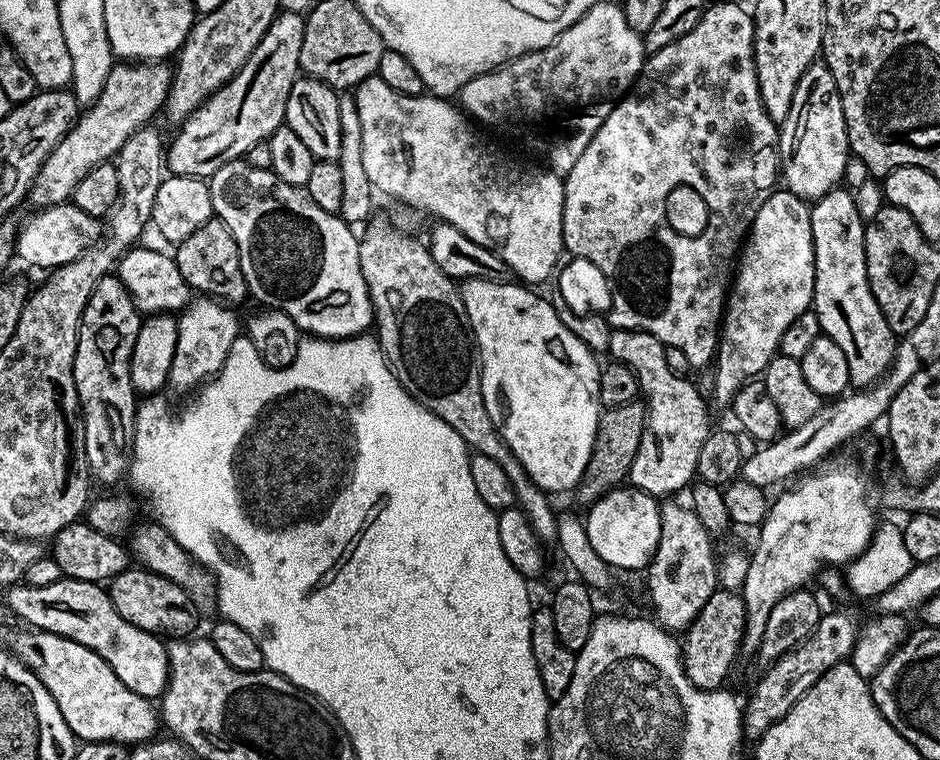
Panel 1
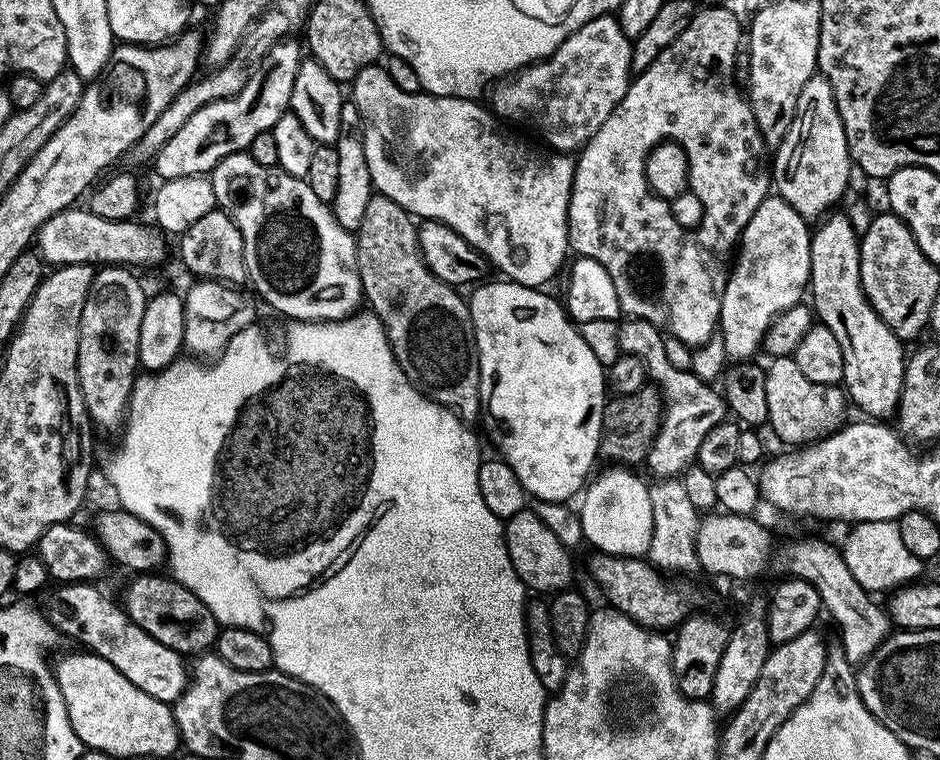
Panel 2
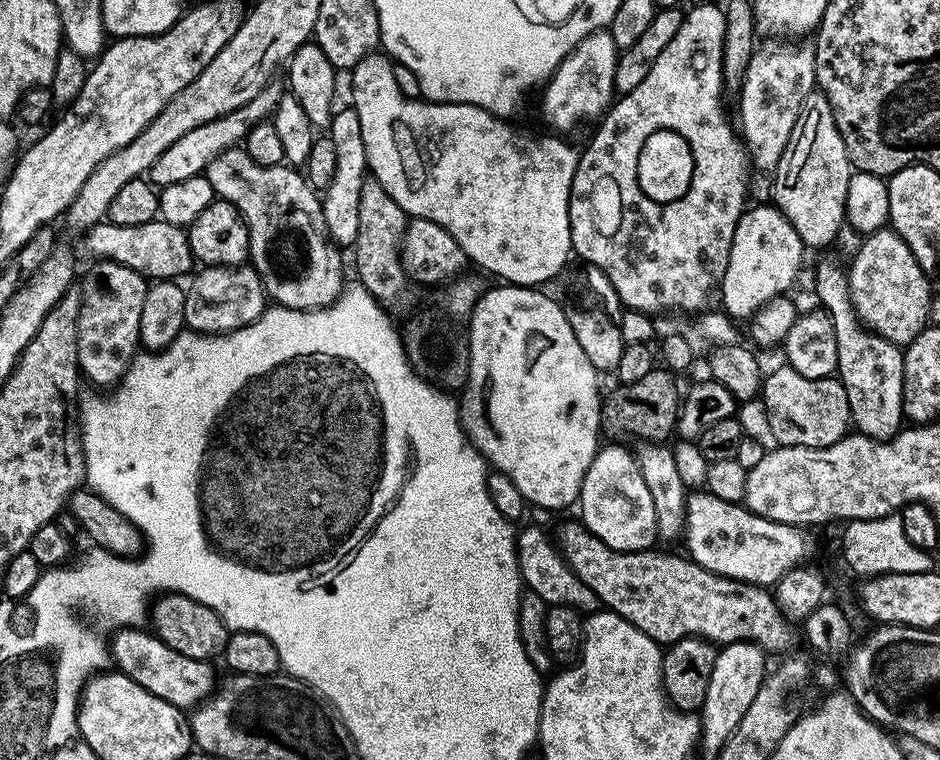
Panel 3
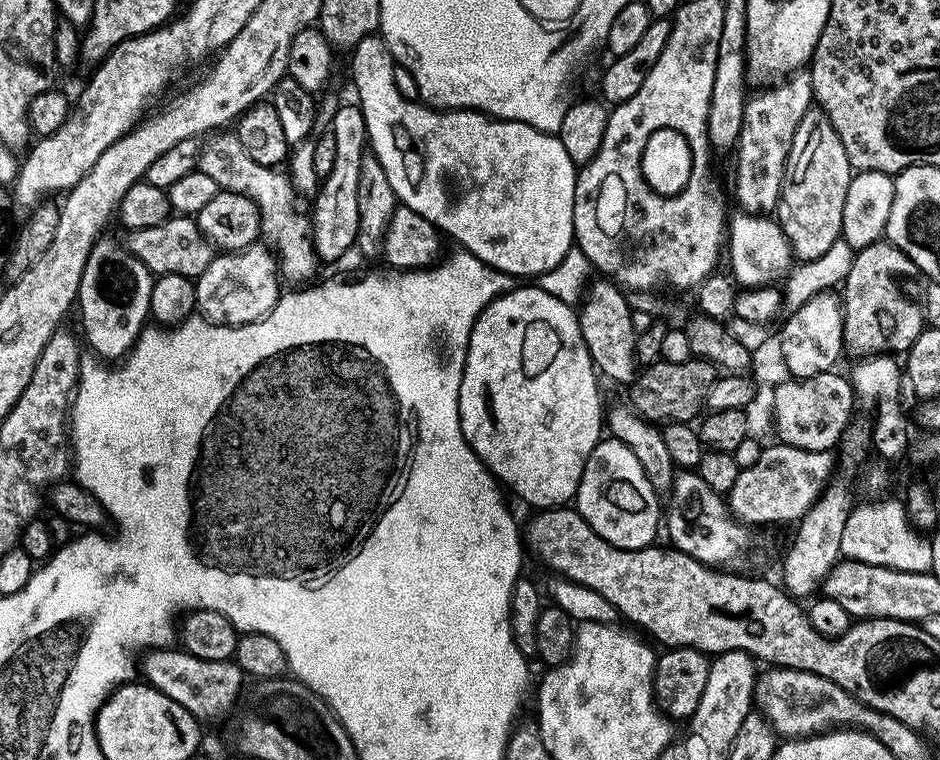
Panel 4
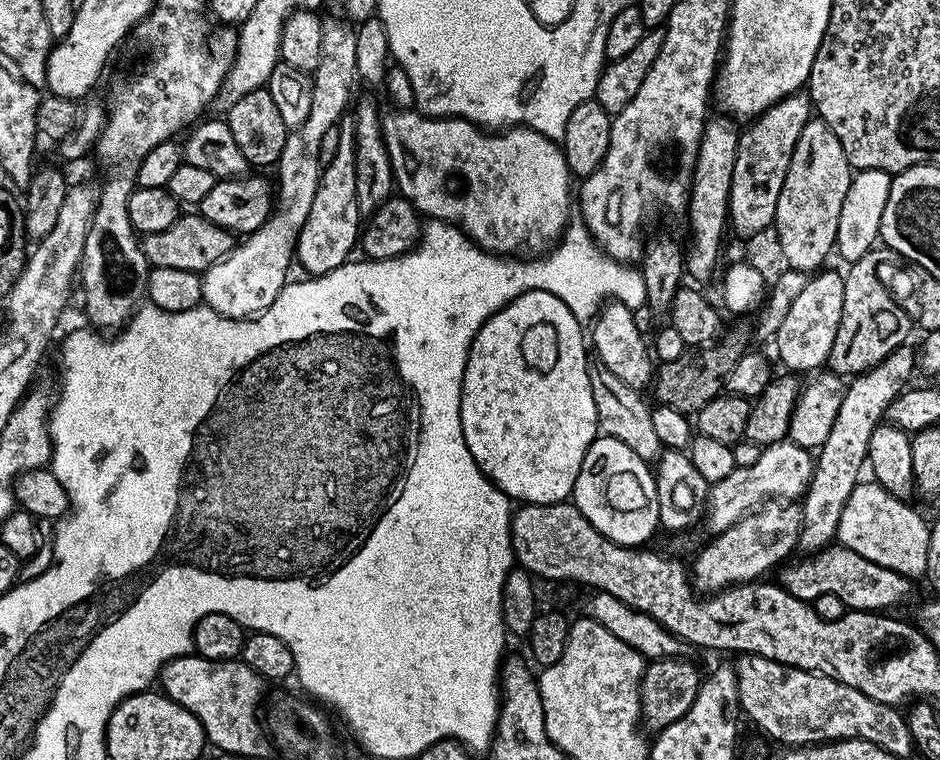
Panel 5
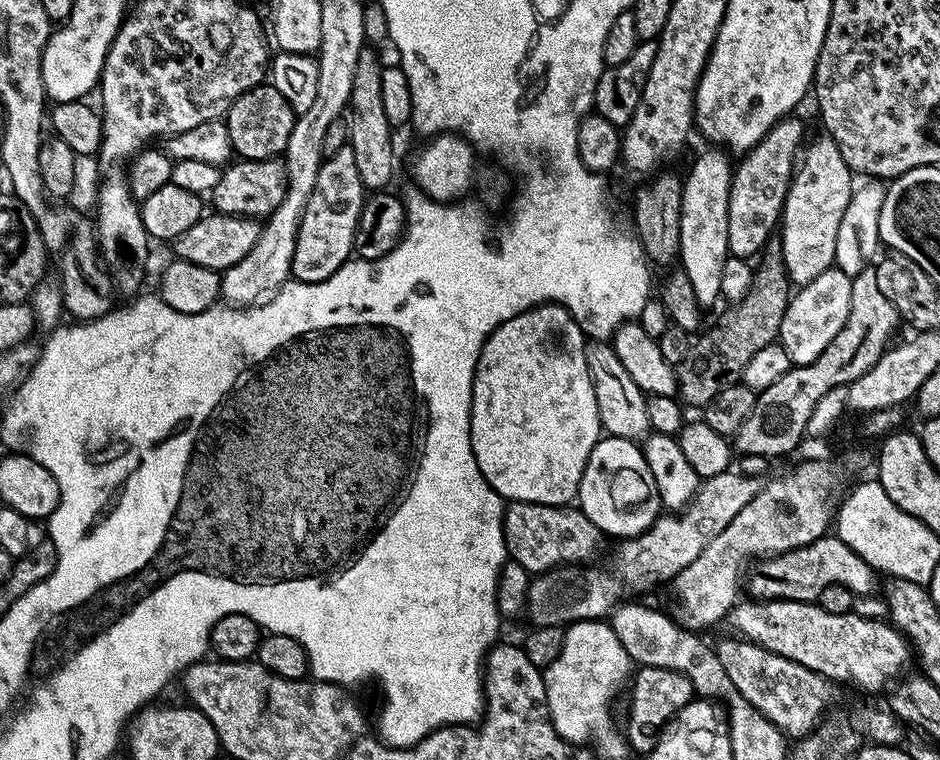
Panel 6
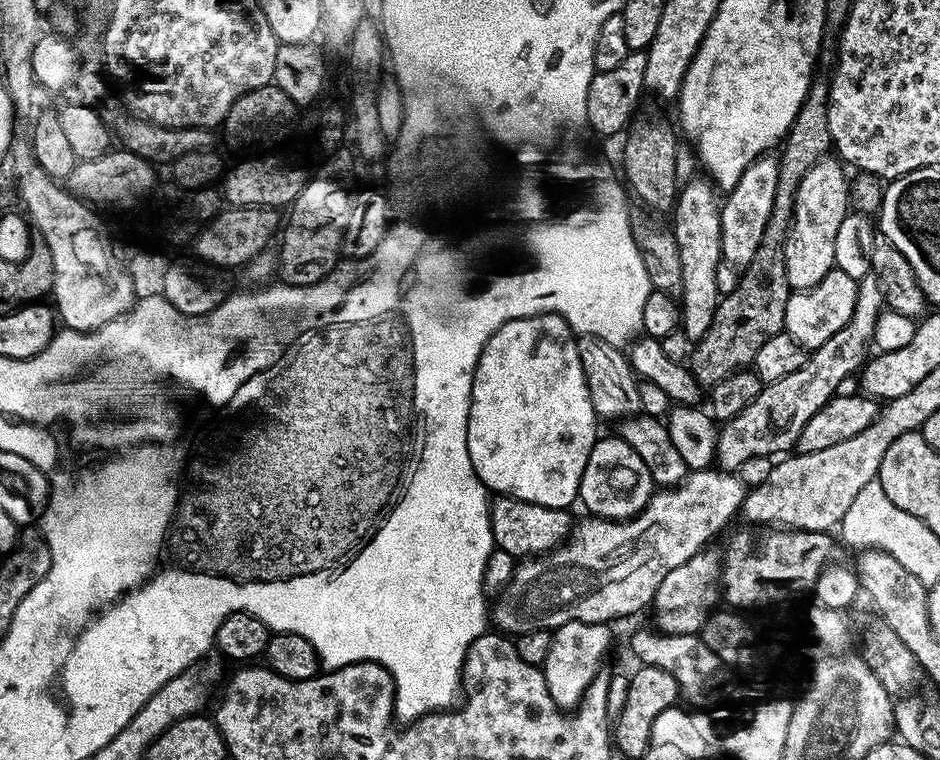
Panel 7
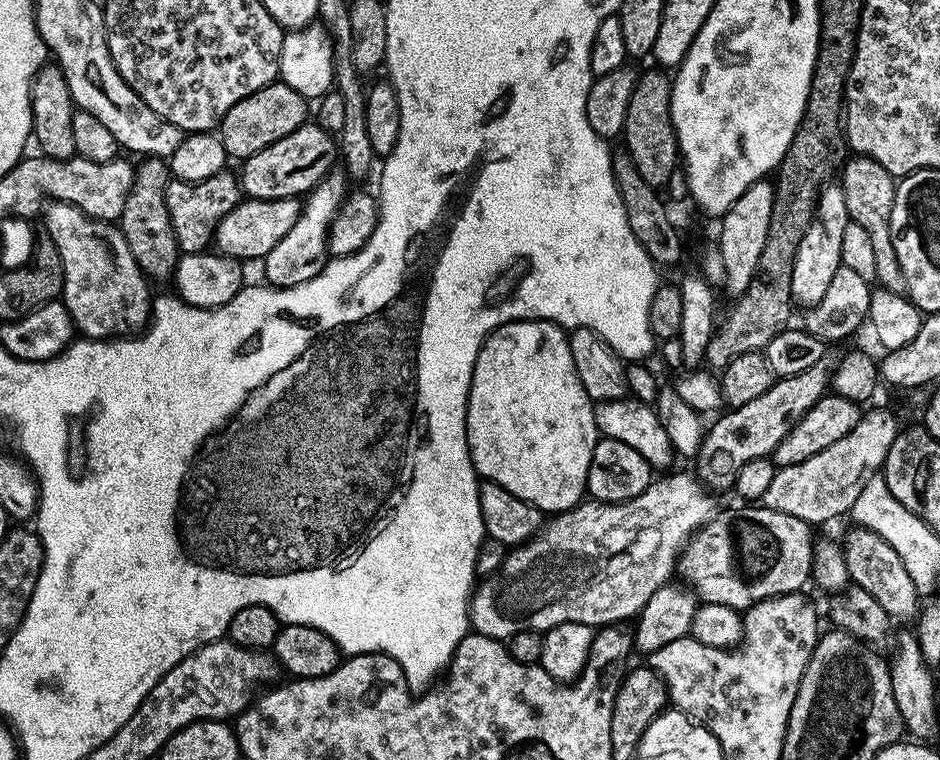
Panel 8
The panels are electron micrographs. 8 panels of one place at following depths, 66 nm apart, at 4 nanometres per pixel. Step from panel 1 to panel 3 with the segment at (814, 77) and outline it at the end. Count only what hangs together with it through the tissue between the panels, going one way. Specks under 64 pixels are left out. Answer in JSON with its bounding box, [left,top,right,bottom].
[770,90,853,249]

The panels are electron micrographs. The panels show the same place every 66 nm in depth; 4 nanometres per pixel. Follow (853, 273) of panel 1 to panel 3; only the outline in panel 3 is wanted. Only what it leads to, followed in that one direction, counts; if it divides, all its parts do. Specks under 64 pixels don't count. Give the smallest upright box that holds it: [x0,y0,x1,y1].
[816,260,906,440]

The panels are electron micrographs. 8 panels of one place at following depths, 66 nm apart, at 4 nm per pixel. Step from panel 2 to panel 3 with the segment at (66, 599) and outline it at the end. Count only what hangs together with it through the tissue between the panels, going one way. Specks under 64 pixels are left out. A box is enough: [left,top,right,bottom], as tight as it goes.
[110,628,218,710]

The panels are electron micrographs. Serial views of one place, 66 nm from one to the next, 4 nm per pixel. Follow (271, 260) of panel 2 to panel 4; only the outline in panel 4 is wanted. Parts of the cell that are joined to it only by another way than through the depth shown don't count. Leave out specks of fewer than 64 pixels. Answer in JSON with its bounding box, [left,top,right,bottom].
[198,130,318,286]

